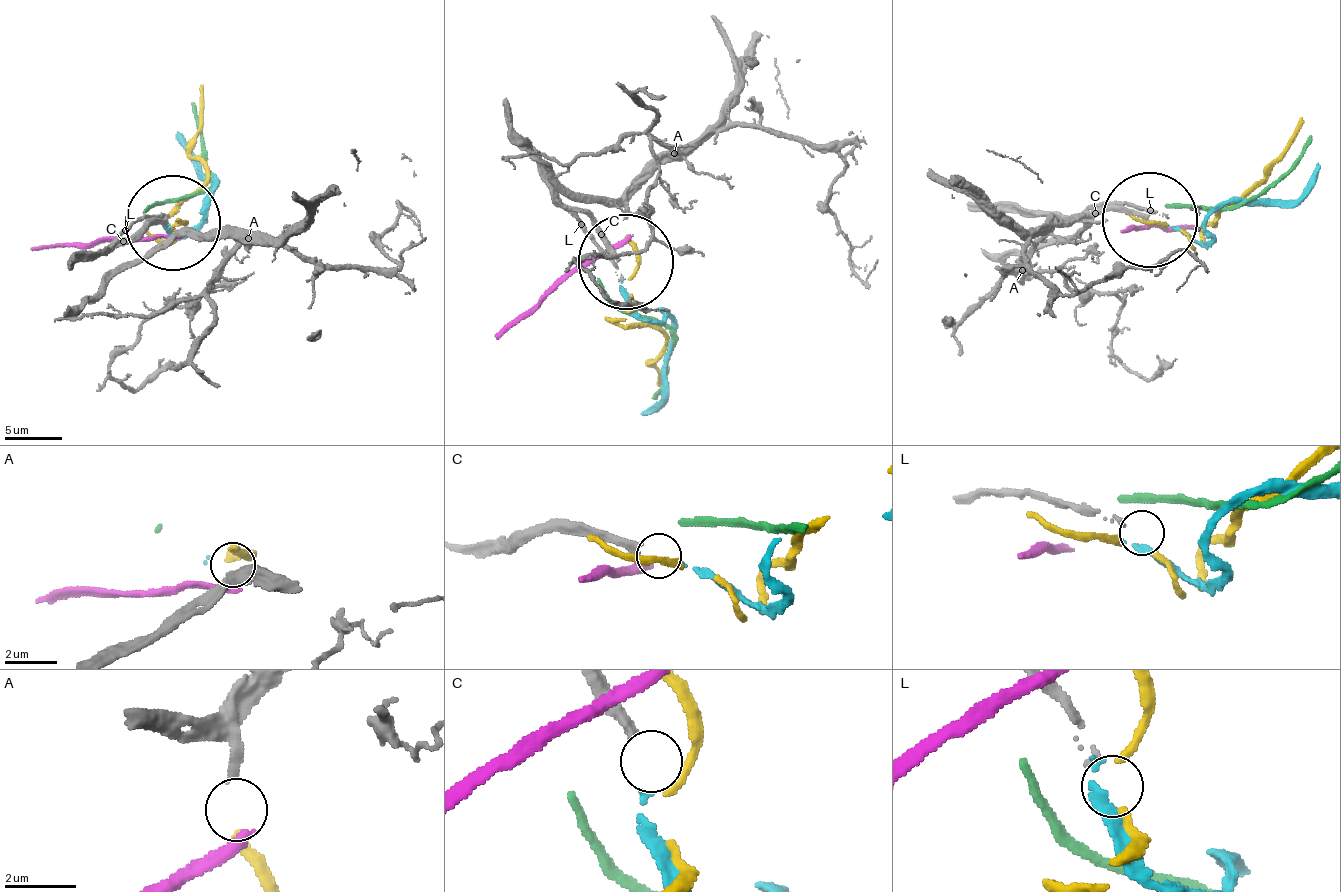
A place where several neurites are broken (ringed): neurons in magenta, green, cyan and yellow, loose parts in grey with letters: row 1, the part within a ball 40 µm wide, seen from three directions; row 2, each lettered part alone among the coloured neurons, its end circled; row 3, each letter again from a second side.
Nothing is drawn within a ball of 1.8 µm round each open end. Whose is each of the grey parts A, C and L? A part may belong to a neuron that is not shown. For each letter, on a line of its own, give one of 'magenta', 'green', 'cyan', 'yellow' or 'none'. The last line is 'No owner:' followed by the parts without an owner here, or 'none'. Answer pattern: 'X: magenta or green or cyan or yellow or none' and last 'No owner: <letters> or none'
A: yellow
C: cyan
L: none
No owner: L

